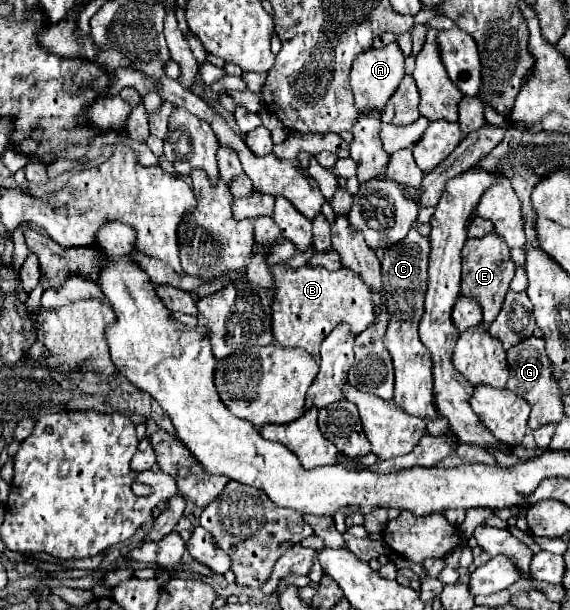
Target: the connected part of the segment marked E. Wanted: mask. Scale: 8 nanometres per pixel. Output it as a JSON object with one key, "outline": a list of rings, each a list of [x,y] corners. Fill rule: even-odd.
{"outline":[[[491,233],[481,239],[467,239],[463,247],[463,279],[461,279],[461,293],[467,297],[475,297],[483,309],[483,327],[495,319],[501,311],[501,303],[509,291],[509,283],[515,275],[515,263],[509,255],[509,247],[499,235]]]}

